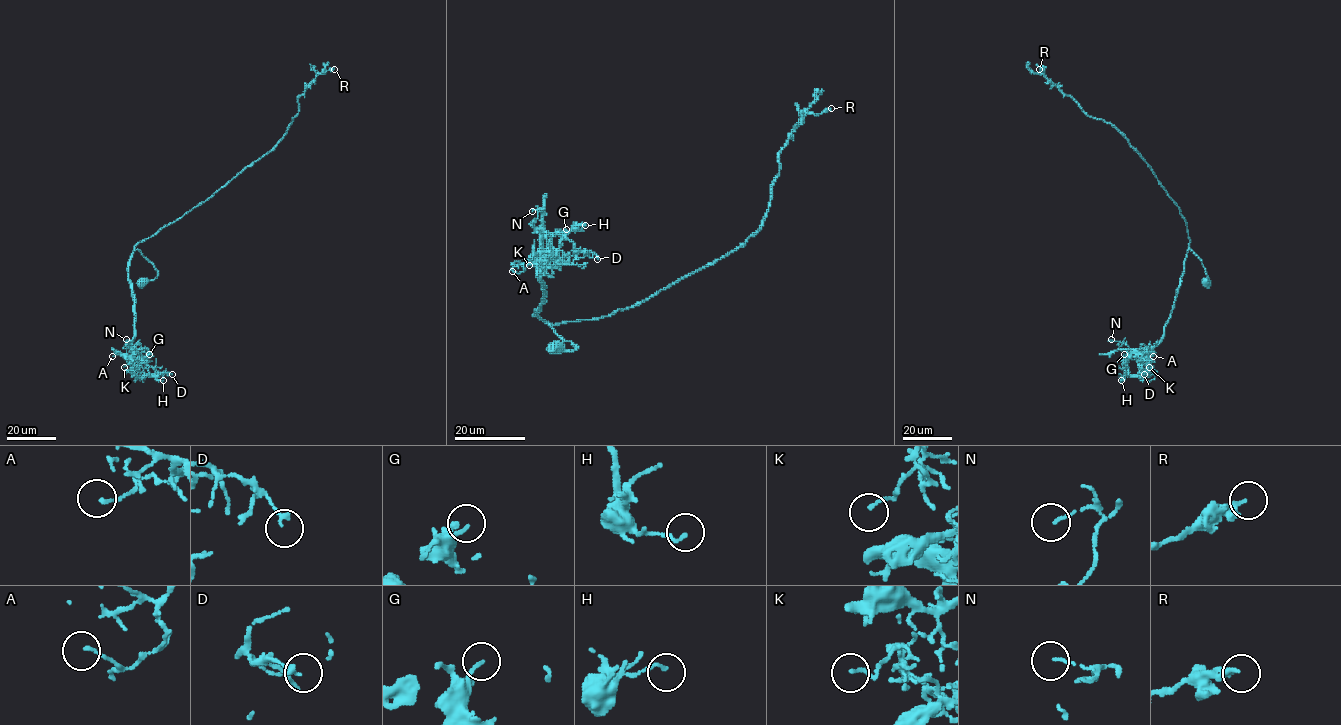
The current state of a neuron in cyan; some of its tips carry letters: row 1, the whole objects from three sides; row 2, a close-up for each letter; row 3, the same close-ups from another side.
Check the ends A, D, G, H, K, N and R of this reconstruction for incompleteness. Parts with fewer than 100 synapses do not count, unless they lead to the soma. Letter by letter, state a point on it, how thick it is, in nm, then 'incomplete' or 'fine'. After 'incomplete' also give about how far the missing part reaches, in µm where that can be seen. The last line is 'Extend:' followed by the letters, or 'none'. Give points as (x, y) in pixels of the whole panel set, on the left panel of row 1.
A: (112, 356) | 120 nm | fine
D: (172, 374) | 180 nm | fine
G: (149, 354) | 120 nm | fine
H: (163, 380) | 140 nm | fine
K: (124, 367) | 130 nm | fine
N: (126, 339) | 100 nm | fine
R: (334, 69) | 180 nm | fine
Extend: none

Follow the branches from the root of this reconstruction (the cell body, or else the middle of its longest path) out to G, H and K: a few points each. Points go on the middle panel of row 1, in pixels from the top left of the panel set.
G: (555, 348), (577, 348), (564, 341), (535, 312), (545, 296), (541, 253), (556, 250), (566, 229)
H: (555, 348), (577, 348), (564, 341), (535, 314), (545, 296), (541, 240), (585, 225)
K: (555, 348), (577, 348), (564, 341), (535, 314), (545, 296), (540, 253), (537, 261), (529, 265)

